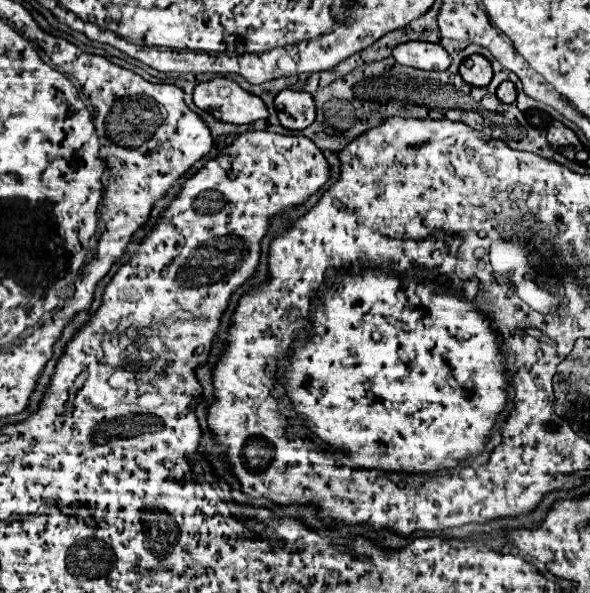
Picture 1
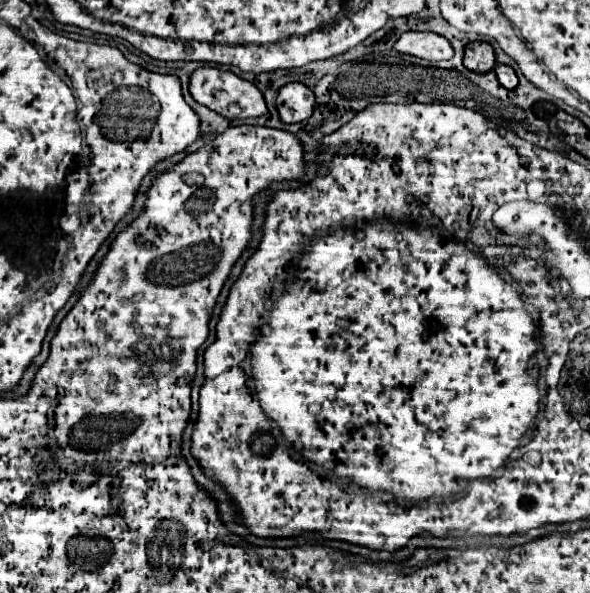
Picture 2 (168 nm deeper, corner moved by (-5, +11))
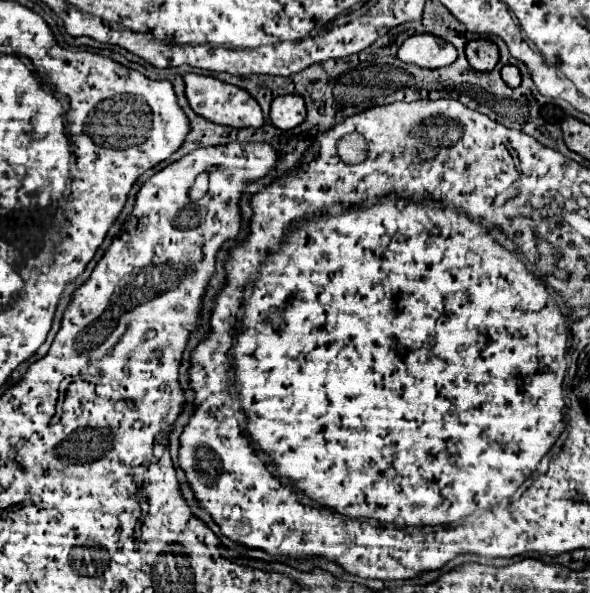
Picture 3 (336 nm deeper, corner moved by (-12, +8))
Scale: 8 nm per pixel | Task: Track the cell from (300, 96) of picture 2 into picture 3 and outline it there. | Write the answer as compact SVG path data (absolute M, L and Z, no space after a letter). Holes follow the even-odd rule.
M278 96L270 106L270 122L280 130L296 128L306 118L306 106L302 96Z

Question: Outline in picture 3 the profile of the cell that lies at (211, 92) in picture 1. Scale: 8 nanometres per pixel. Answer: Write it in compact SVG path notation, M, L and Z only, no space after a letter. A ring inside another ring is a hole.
M184 74L184 84L186 84L188 104L198 116L214 124L222 124L230 128L260 128L262 126L264 116L262 116L260 106L242 88L226 84L212 76L200 76L200 74Z

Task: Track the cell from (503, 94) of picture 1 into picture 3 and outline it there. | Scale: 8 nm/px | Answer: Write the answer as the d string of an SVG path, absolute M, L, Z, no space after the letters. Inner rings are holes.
M504 66L502 68L502 80L512 88L520 86L520 70L516 66Z

